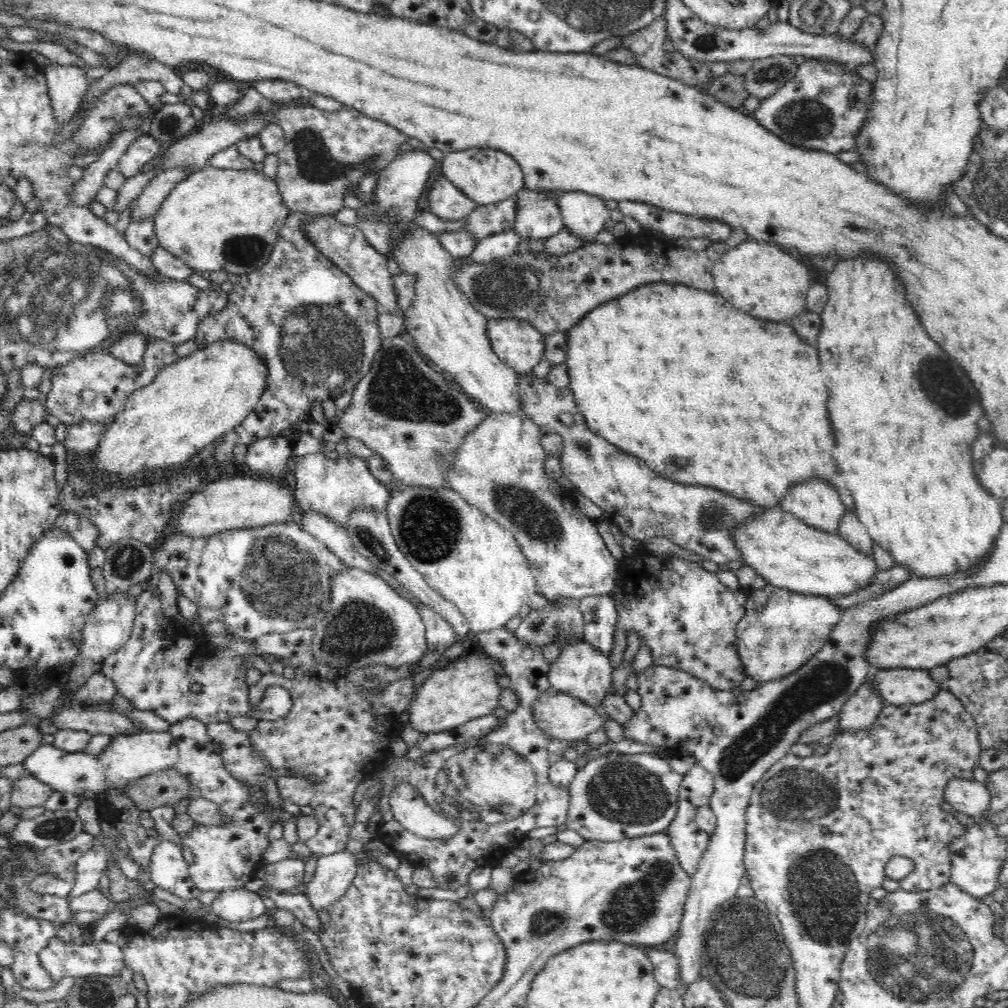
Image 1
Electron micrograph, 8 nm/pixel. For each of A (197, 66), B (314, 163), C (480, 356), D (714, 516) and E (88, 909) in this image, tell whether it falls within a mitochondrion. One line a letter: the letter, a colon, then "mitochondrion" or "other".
A: other
B: mitochondrion
C: other
D: mitochondrion
E: other

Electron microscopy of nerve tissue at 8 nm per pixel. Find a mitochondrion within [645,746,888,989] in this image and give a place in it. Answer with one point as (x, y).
(825, 897)

